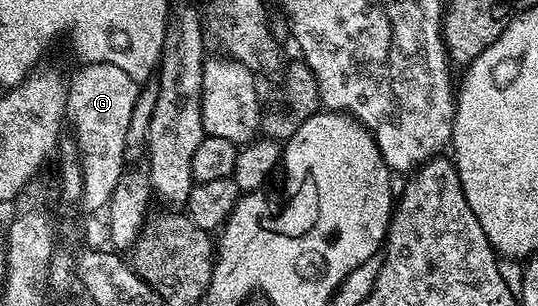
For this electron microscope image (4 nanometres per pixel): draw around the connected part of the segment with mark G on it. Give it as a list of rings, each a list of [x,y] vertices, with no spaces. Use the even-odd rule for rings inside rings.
[[[87,63],[68,80],[69,96],[65,109],[68,122],[73,122],[72,134],[80,151],[83,171],[82,208],[97,211],[108,208],[117,182],[127,171],[124,157],[127,127],[131,123],[132,109],[136,105],[139,85],[119,65]]]

